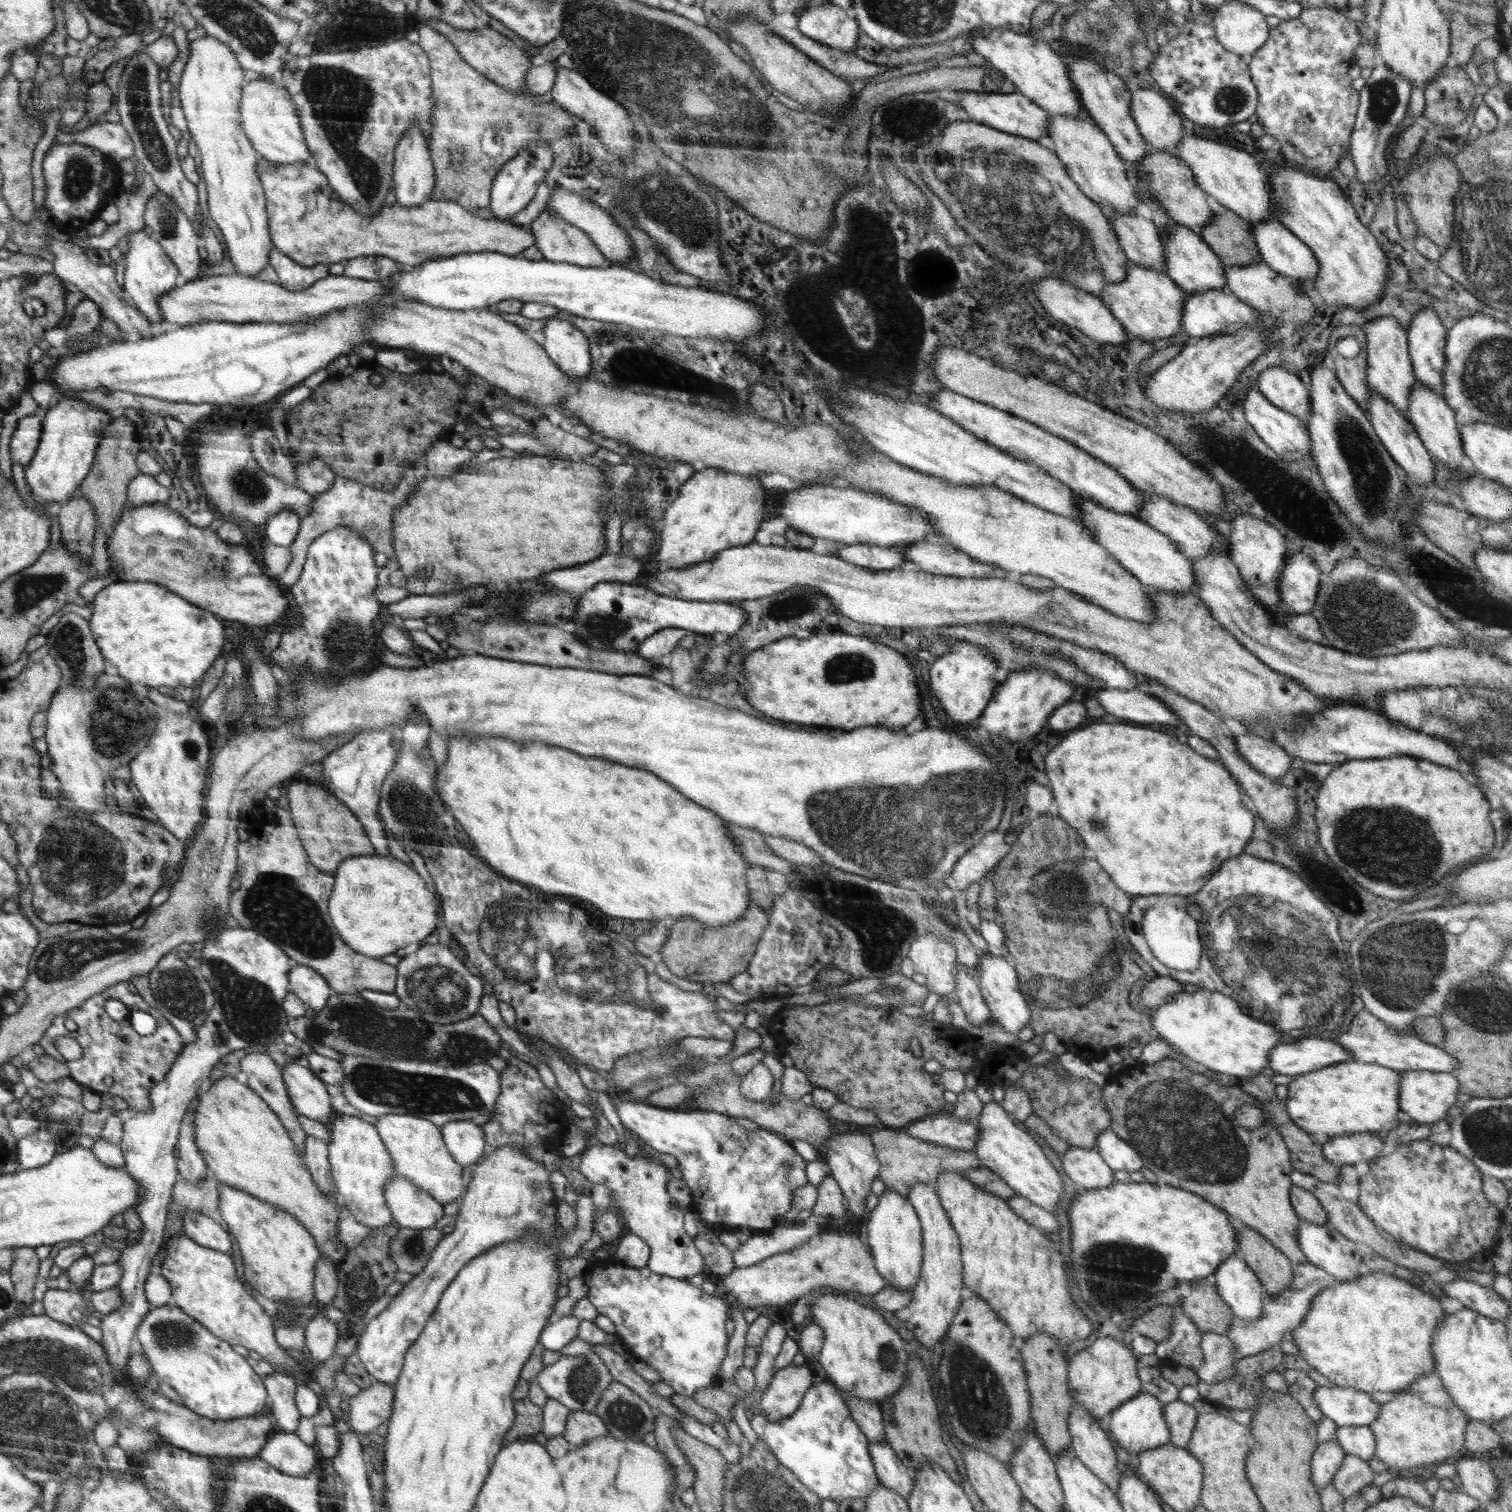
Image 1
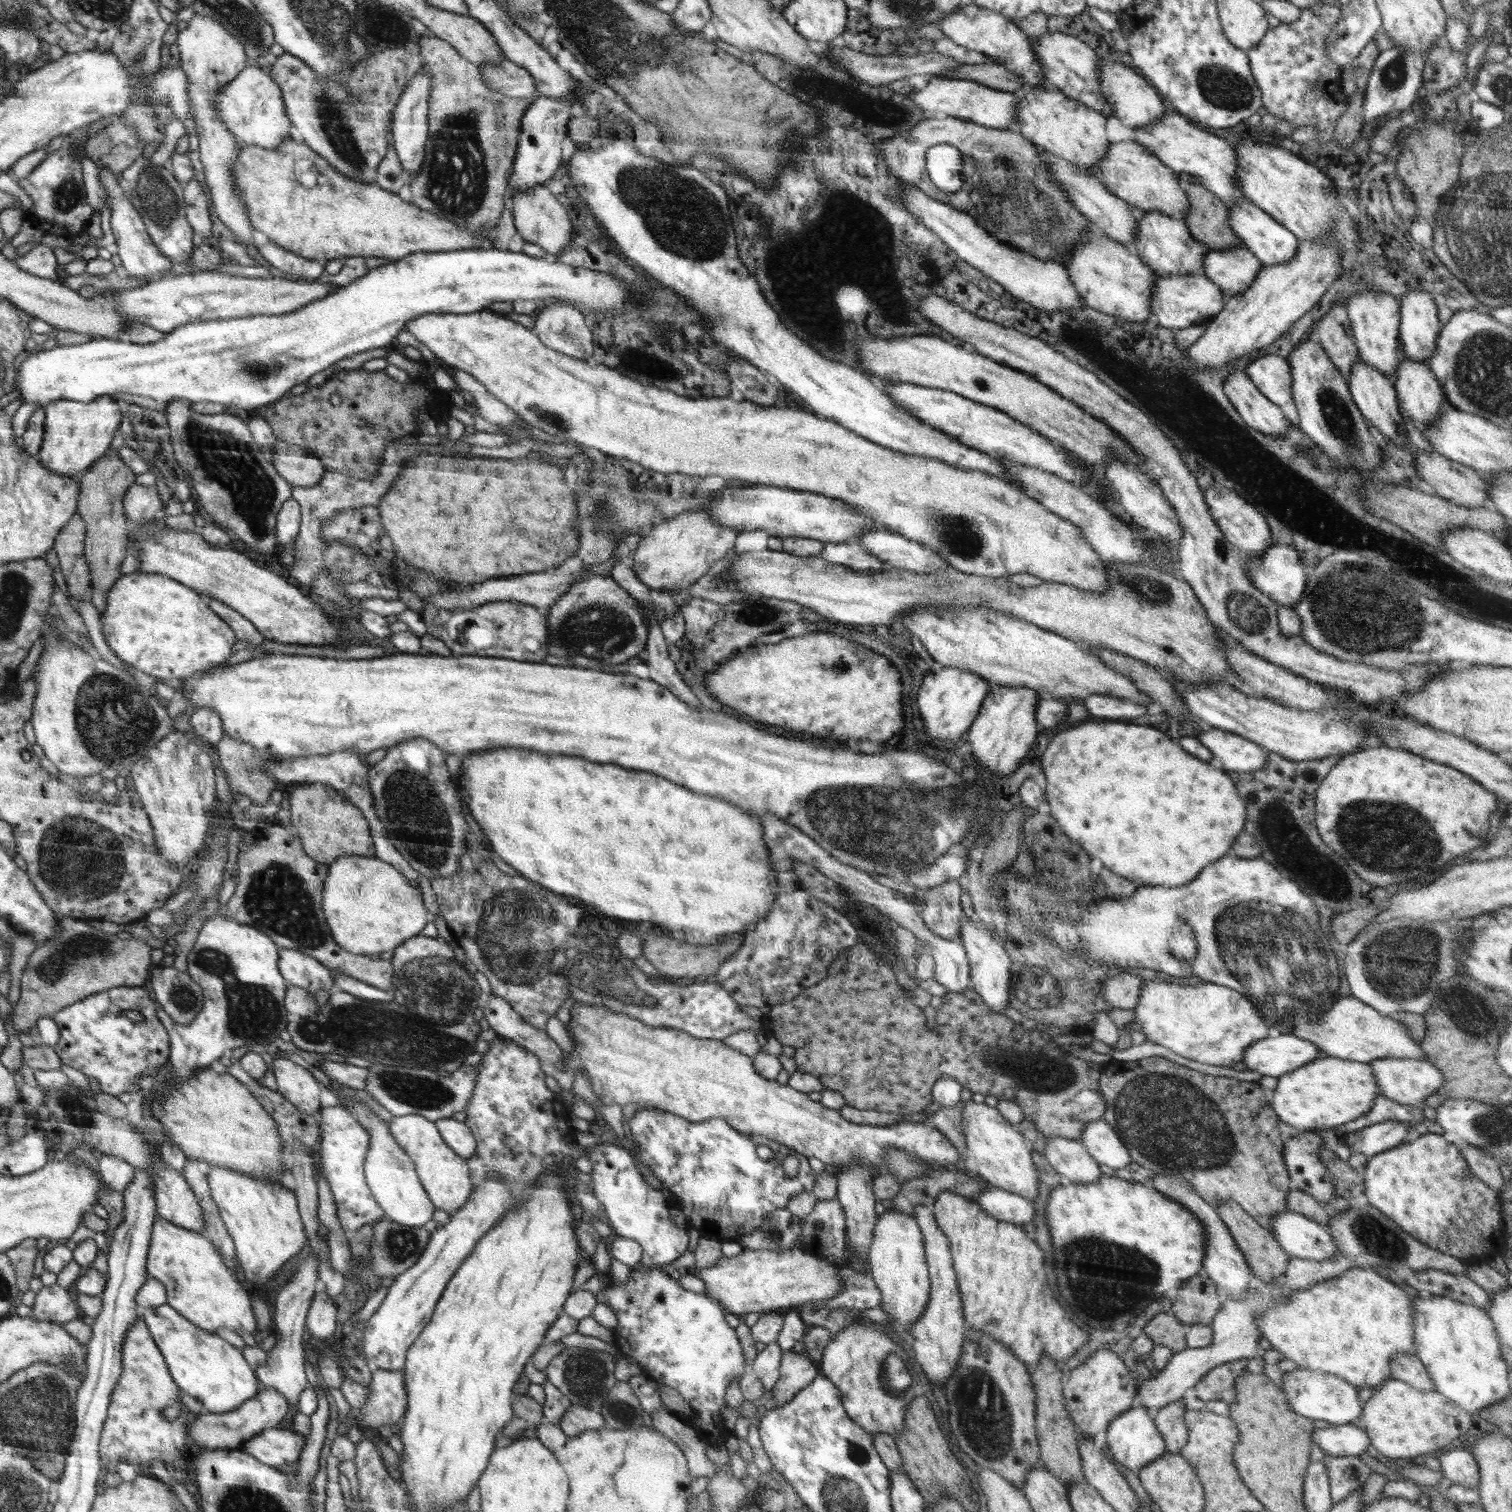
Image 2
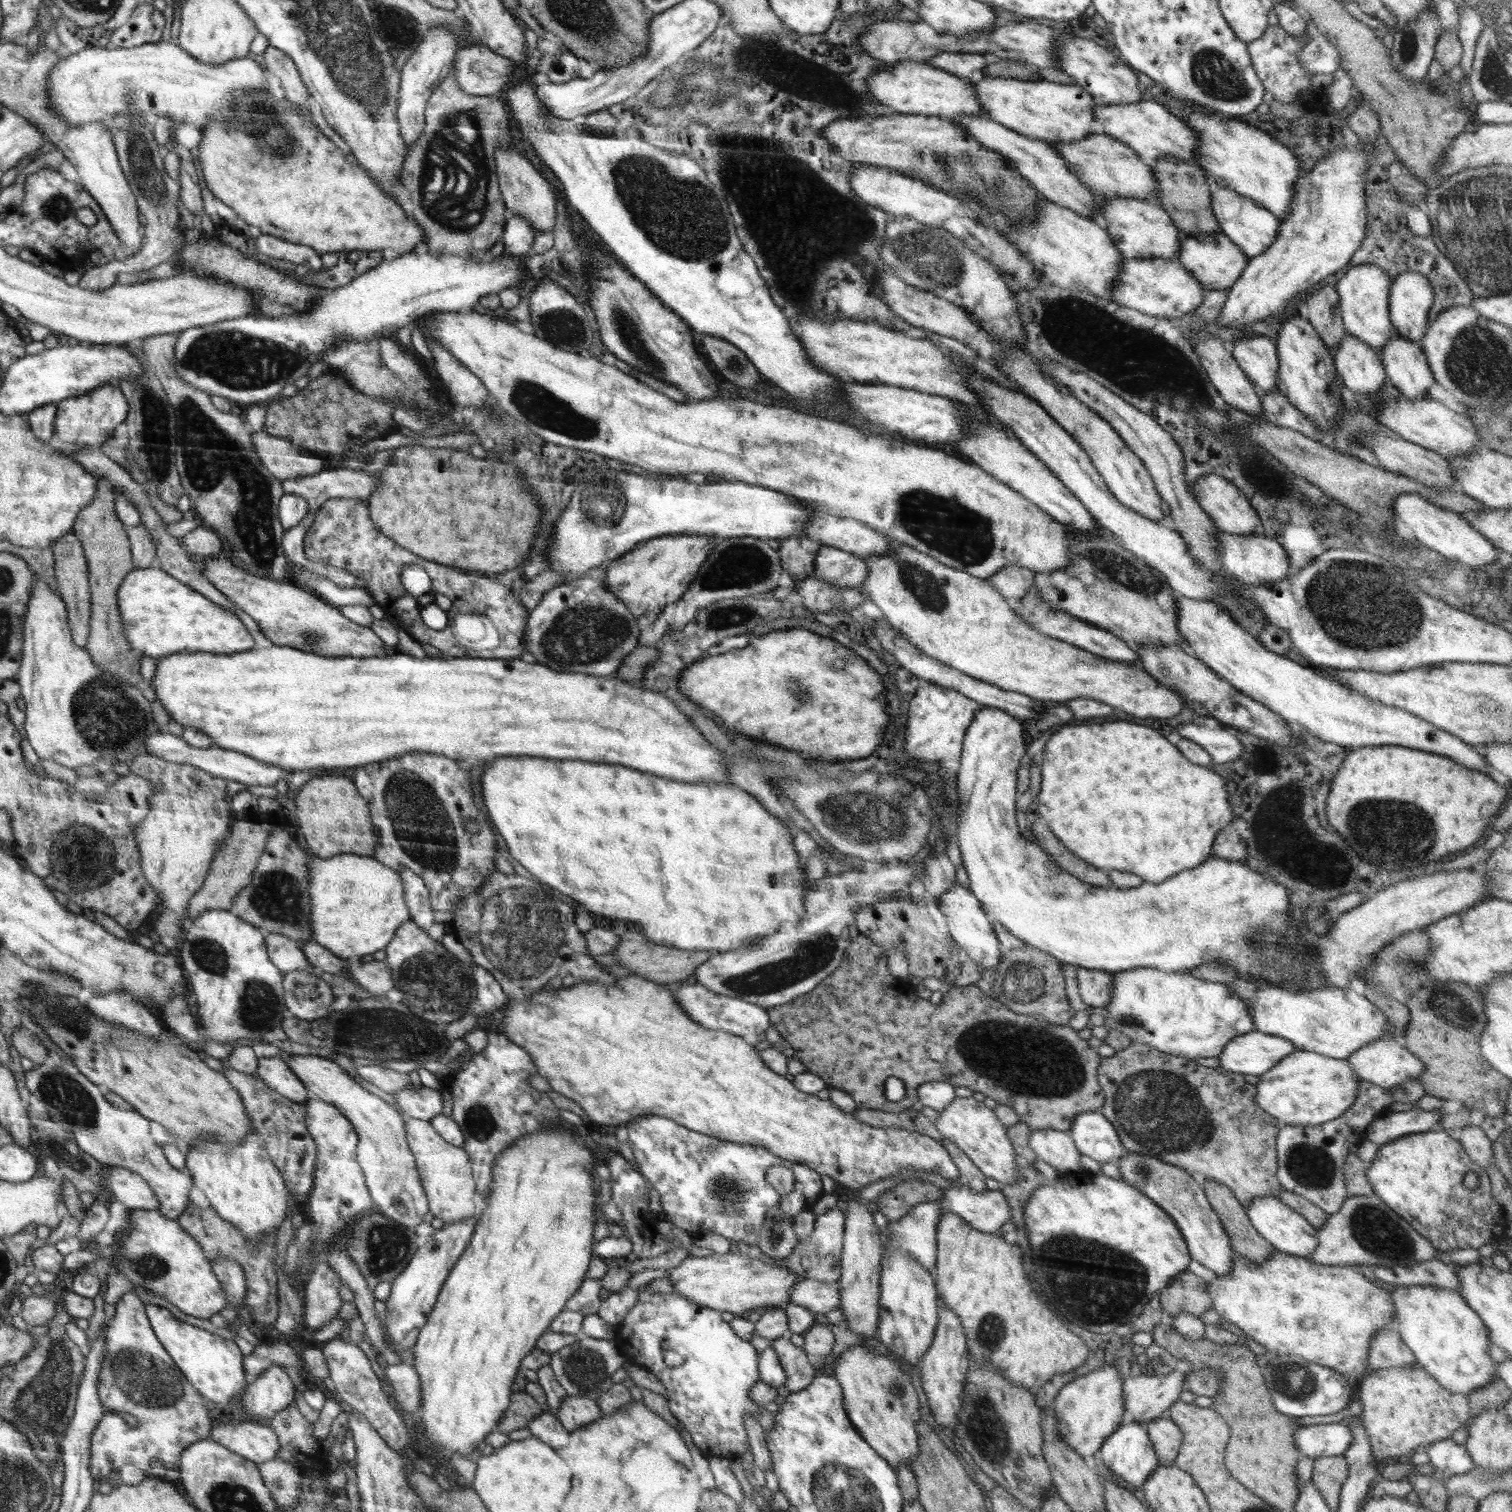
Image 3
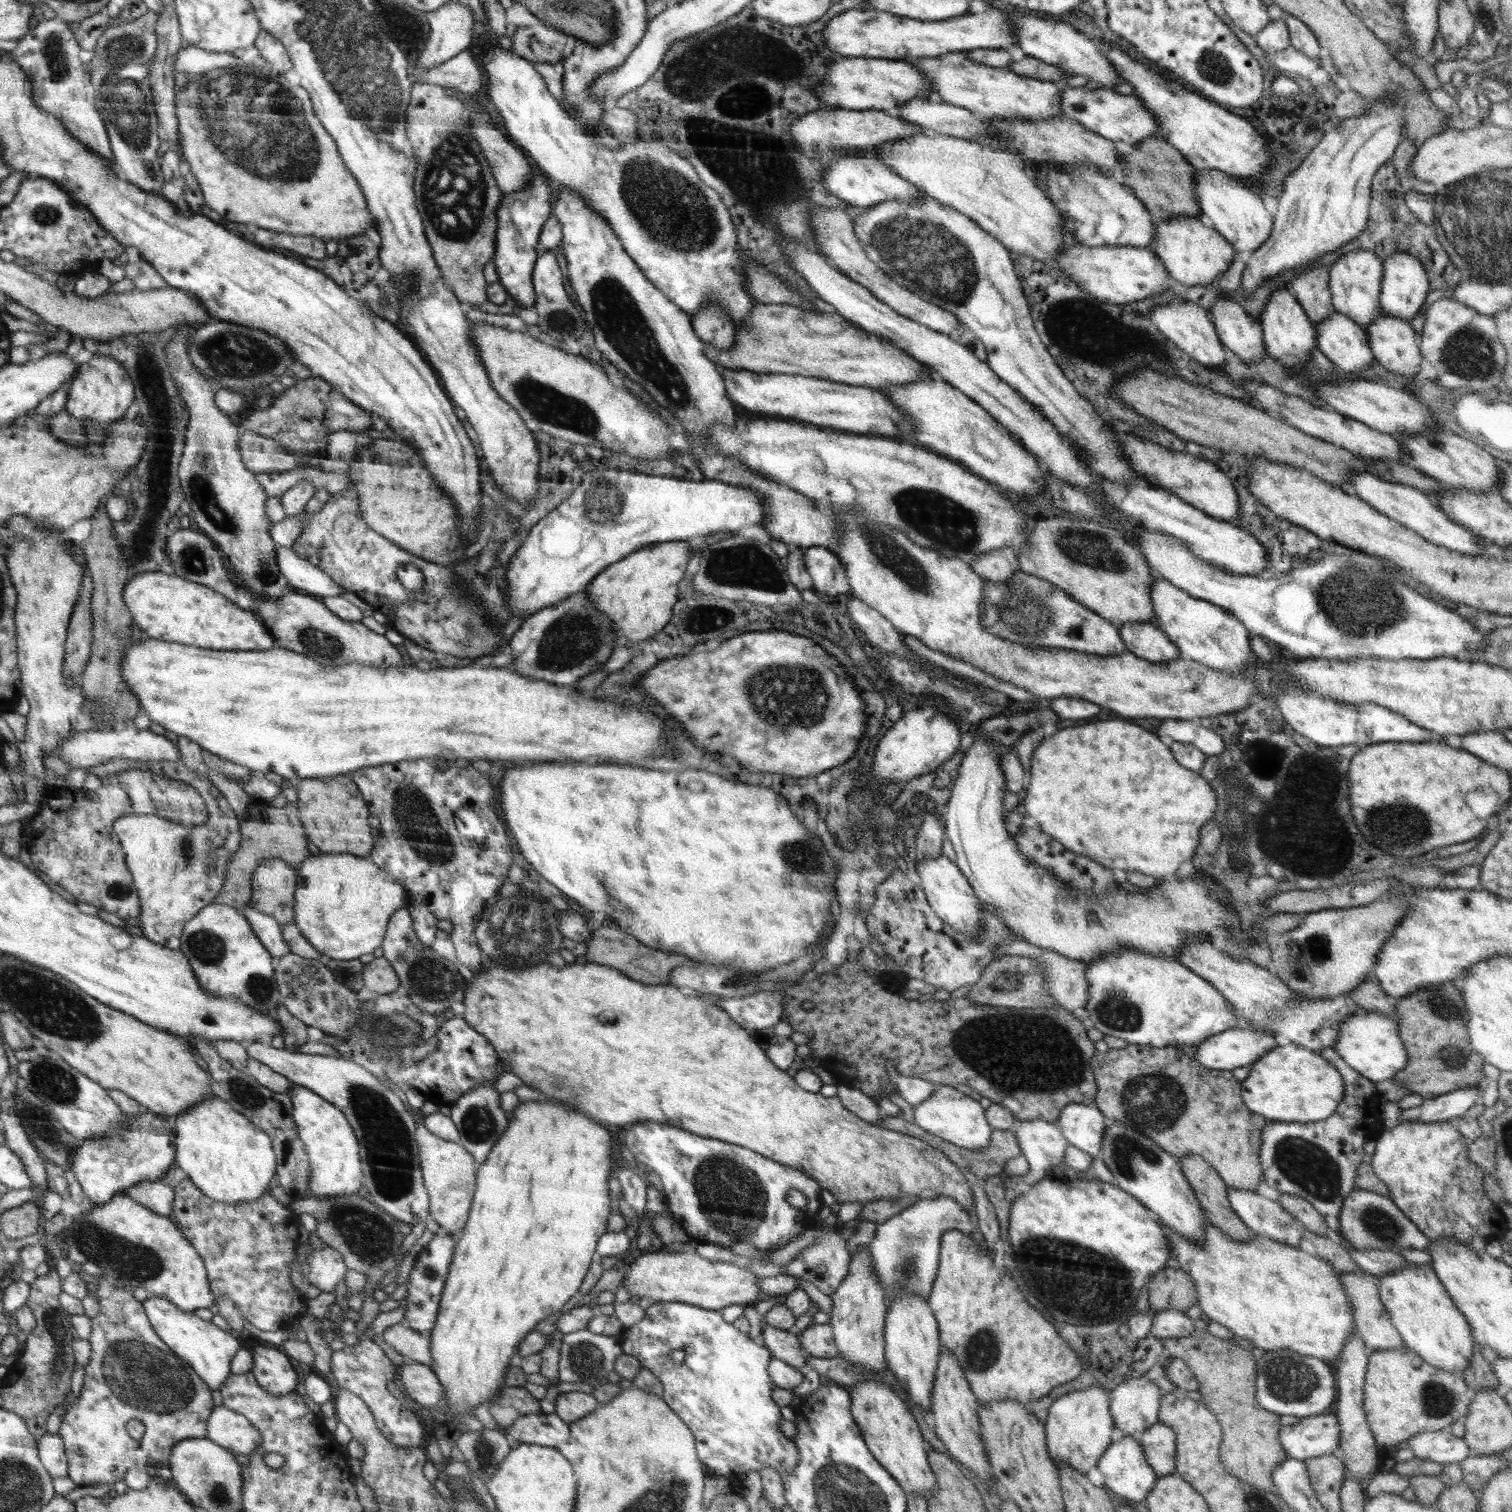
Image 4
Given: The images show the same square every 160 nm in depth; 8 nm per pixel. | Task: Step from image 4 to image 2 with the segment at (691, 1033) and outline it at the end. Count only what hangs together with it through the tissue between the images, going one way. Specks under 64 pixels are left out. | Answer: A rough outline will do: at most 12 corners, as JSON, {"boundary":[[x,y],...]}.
{"boundary":[[572,1007],[565,1066],[606,1106],[721,1118],[834,1172],[892,1148],[934,1124],[852,1123],[724,1041]]}

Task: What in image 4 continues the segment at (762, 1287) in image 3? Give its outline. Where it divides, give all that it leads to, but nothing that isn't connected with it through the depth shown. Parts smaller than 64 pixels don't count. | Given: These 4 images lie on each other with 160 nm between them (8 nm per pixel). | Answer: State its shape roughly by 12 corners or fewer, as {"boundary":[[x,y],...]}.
{"boundary":[[697,1252],[637,1256],[622,1288],[644,1303],[718,1311],[769,1298],[760,1276]]}

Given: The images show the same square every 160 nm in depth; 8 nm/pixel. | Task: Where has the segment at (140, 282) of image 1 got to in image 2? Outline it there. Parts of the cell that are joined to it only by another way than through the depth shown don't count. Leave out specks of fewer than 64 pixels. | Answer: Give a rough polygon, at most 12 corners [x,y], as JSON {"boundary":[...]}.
{"boundary":[[99,169],[118,256],[143,284],[173,262],[150,239],[113,169]]}

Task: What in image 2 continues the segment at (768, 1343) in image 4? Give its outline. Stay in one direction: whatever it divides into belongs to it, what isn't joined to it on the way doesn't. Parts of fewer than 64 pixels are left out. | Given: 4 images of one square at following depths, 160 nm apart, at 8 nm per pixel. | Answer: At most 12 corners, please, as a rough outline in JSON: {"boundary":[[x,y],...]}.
{"boundary":[[783,1352],[773,1386],[786,1406],[820,1371],[808,1356]]}

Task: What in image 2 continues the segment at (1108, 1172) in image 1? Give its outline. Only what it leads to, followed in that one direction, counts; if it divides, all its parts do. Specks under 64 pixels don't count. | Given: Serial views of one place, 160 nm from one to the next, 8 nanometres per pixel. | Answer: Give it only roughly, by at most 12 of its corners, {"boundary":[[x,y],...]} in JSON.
{"boundary":[[1048,1137],[1058,1175],[1089,1183],[1102,1175],[1080,1139]]}

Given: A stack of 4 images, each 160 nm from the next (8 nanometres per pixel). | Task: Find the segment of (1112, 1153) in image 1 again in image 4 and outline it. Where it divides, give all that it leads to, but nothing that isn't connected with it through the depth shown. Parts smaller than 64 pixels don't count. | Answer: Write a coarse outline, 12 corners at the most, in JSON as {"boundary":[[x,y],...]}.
{"boundary":[[1070,1103],[1054,1124],[1070,1146],[1100,1156],[1108,1124]]}

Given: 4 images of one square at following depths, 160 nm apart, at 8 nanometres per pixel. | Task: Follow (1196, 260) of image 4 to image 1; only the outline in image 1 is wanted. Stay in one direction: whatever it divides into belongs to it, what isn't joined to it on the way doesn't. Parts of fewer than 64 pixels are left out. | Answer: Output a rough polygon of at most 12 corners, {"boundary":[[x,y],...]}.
{"boundary":[[1264,261],[1225,267],[1225,293],[1279,326],[1318,306]]}

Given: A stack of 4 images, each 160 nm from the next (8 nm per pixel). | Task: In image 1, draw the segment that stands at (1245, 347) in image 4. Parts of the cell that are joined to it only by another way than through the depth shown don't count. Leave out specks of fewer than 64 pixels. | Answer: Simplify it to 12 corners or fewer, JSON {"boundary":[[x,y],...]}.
{"boundary":[[1271,366],[1257,387],[1307,426],[1310,391],[1292,369]]}

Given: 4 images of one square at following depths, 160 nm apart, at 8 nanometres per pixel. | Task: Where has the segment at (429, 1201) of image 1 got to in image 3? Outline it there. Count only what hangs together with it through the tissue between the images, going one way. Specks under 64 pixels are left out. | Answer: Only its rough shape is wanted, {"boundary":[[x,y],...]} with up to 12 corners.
{"boundary":[[284,1058],[308,1099],[341,1109],[383,1215],[428,1214],[397,1107],[332,1060]]}

